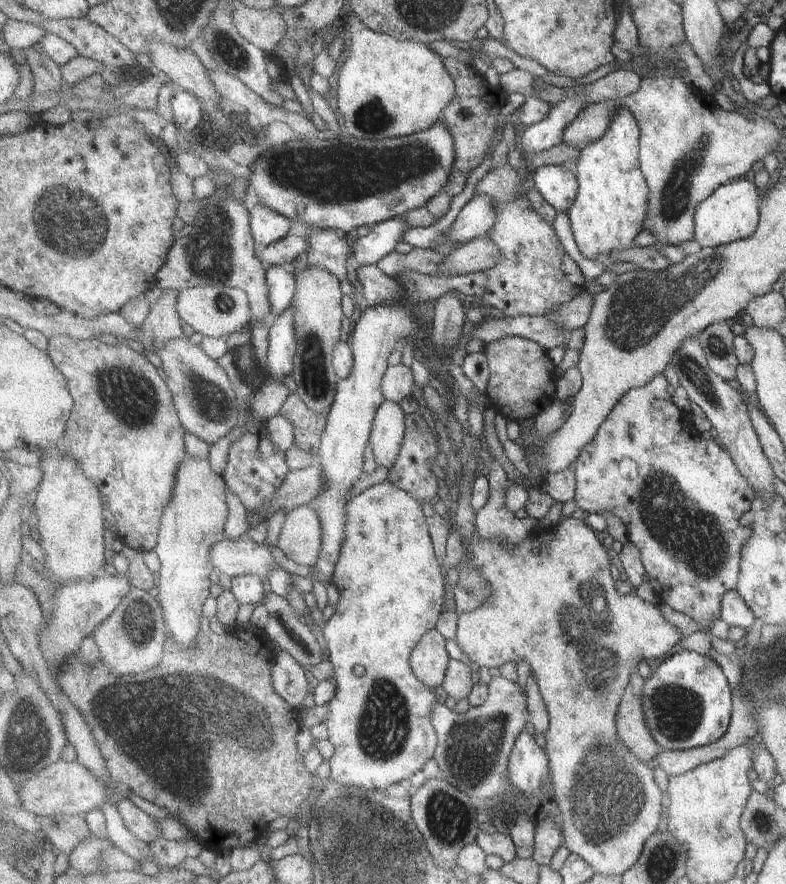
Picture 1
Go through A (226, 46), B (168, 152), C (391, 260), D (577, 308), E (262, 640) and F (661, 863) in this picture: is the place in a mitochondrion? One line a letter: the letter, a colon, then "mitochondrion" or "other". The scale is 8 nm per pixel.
A: mitochondrion
B: other
C: other
D: other
E: other
F: mitochondrion

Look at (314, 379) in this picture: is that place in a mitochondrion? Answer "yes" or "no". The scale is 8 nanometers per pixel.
yes

